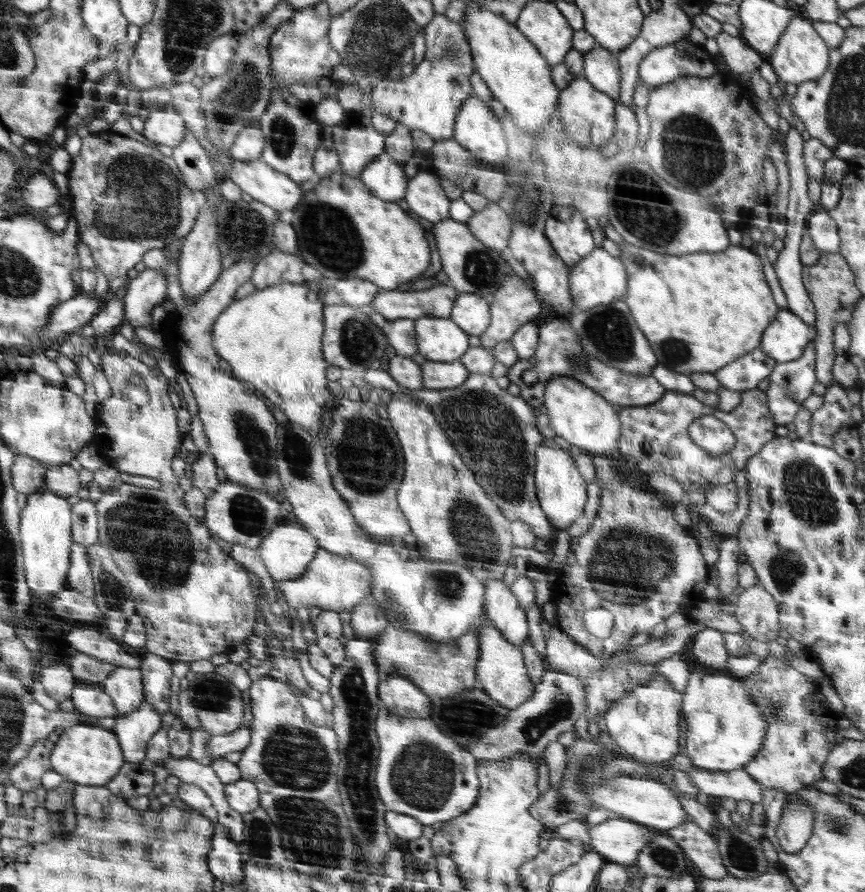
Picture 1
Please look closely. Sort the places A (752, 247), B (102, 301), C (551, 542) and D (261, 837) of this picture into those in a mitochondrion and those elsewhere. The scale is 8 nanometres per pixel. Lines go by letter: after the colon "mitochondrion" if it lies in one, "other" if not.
A: other
B: other
C: other
D: mitochondrion

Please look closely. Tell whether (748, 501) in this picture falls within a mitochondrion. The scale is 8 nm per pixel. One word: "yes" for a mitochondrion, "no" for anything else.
no

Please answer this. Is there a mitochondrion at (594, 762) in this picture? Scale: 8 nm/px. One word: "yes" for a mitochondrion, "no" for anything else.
yes

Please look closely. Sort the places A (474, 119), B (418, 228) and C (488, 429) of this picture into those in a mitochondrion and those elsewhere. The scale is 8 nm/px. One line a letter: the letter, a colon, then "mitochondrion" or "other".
A: other
B: other
C: mitochondrion

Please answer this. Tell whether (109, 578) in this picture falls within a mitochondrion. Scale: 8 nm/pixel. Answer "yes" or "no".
yes

